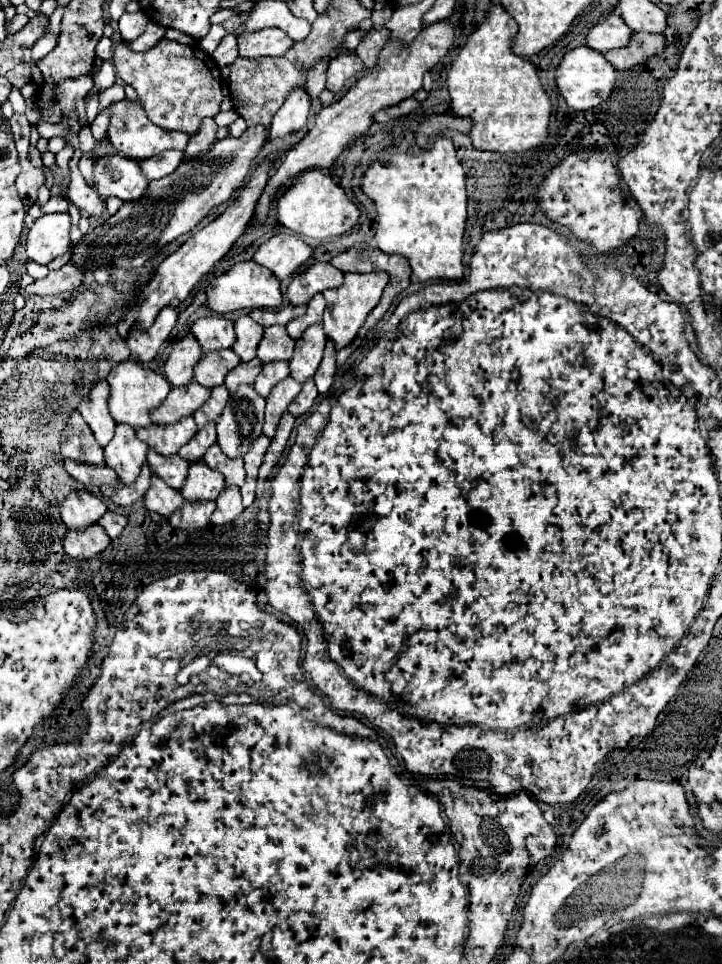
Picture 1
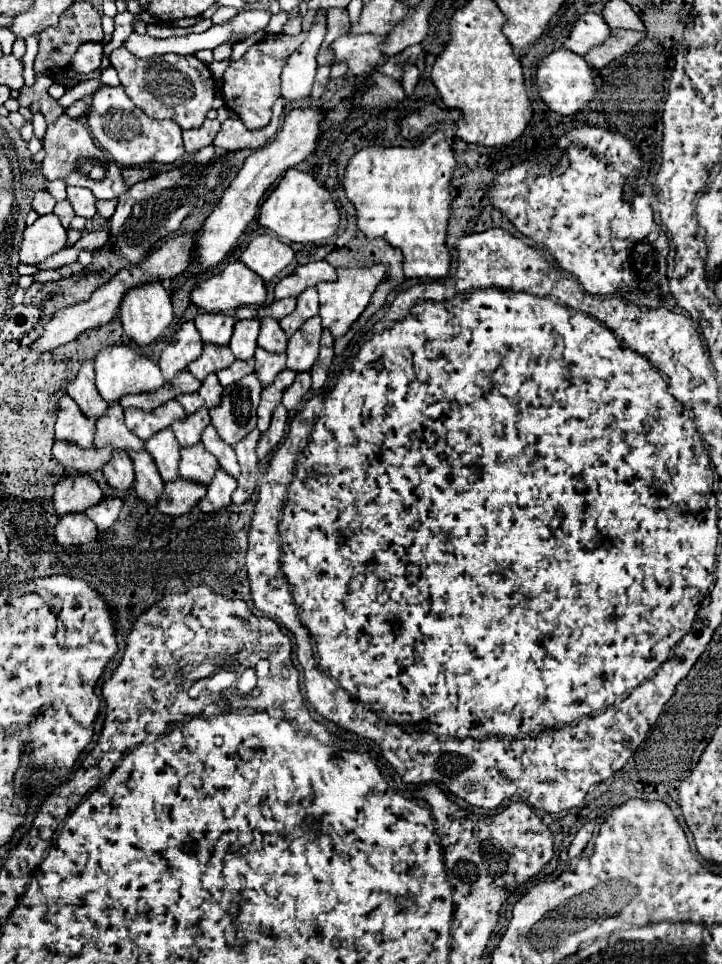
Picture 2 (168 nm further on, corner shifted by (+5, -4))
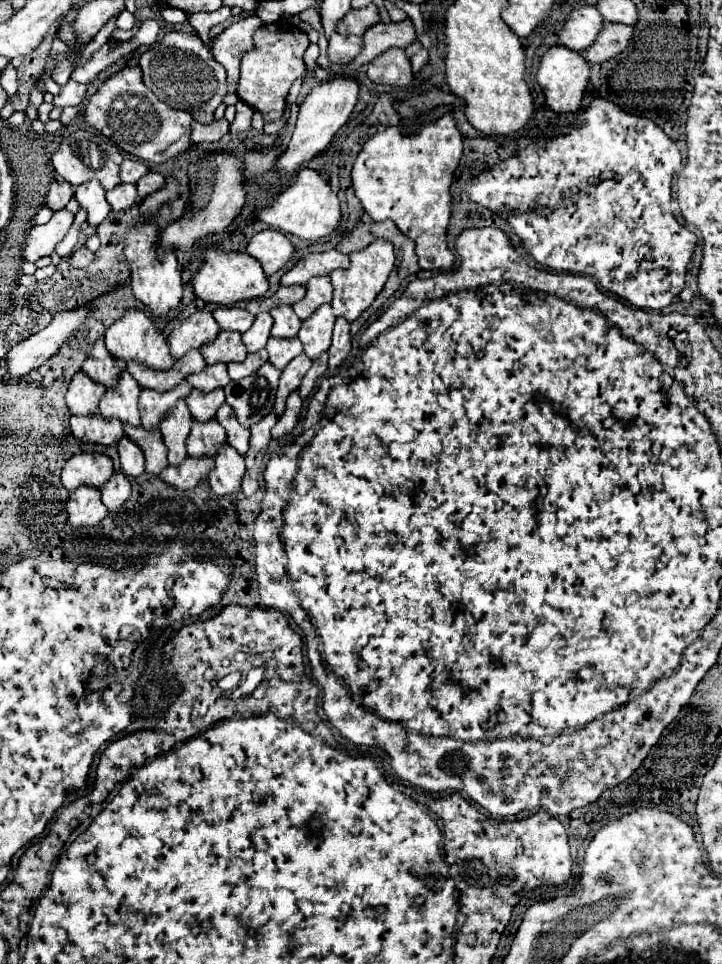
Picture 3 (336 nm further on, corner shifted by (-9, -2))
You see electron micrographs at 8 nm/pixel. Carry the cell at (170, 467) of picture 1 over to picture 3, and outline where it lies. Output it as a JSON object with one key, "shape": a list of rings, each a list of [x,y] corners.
{"shape":[[[180,402],[180,406],[174,406],[168,418],[160,422],[160,432],[168,448],[168,462],[172,466],[180,466],[188,458],[186,438],[190,434],[190,426],[192,426],[192,416],[188,414],[188,408],[184,402]]]}

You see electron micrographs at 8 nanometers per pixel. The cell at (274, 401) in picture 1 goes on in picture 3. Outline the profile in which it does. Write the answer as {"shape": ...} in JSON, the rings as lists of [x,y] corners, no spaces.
{"shape":[[[300,354],[298,358],[294,358],[294,360],[282,370],[280,386],[278,386],[276,402],[274,402],[274,412],[276,412],[276,416],[282,416],[288,394],[294,392],[294,390],[298,390],[302,378],[304,378],[306,372],[310,370],[310,366],[312,366],[312,360],[310,360],[310,358],[304,358],[304,356]]]}

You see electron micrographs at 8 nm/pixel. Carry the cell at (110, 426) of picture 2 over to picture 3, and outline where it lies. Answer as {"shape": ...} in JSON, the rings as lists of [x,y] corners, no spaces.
{"shape":[[[124,370],[120,376],[120,382],[116,384],[116,390],[108,390],[104,394],[98,414],[106,420],[116,418],[124,424],[140,426],[138,396],[140,396],[140,386],[136,386],[136,380]]]}

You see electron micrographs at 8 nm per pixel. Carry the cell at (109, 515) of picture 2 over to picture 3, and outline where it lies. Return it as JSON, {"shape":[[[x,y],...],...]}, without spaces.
{"shape":[[[114,472],[112,478],[108,480],[108,484],[104,484],[102,492],[102,502],[110,512],[116,512],[132,494],[130,488],[130,480],[122,474],[122,472]]]}

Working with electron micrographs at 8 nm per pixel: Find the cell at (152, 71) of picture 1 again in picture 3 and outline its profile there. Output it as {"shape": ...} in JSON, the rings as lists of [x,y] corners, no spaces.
{"shape":[[[170,32],[152,50],[140,54],[138,66],[142,68],[144,84],[170,108],[192,114],[200,124],[214,120],[214,110],[226,96],[226,70],[214,60],[198,36]]]}

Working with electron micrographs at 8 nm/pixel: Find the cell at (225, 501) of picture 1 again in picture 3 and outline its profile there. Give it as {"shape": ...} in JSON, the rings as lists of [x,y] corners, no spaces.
{"shape":[[[224,446],[224,450],[220,450],[220,454],[216,456],[216,466],[208,480],[210,488],[218,496],[238,494],[244,472],[246,472],[244,458],[240,458],[240,454],[236,454],[236,450],[232,450],[232,446]]]}

